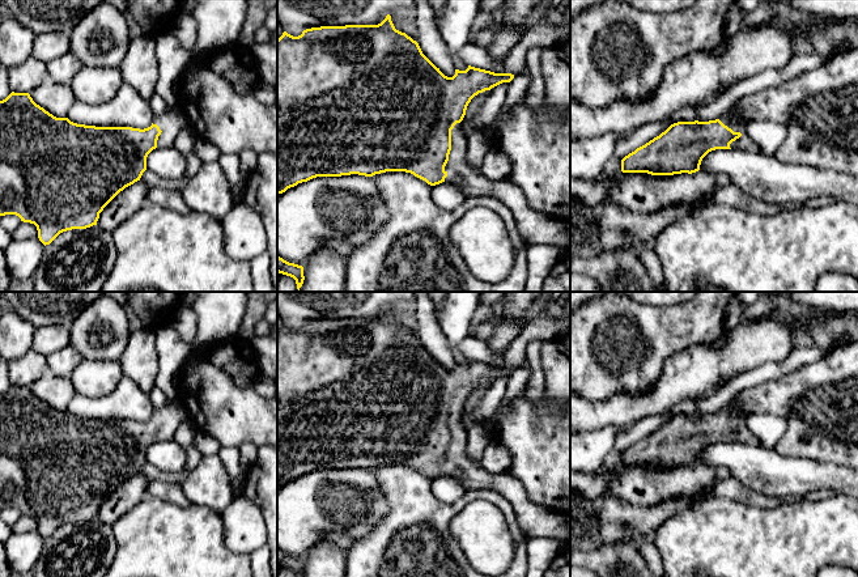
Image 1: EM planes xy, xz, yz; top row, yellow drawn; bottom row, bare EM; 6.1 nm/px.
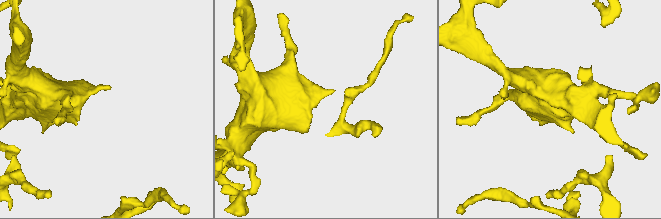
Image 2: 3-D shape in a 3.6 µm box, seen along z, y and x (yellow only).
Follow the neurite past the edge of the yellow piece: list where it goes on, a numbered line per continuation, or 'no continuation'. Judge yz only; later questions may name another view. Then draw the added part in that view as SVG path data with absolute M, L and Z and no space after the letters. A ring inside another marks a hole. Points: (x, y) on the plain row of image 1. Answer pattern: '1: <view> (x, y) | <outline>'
1: yz (730, 412) | M729 404L726 408L719 411L719 413L725 419L731 421L734 425L742 427L742 429L731 437L731 442L743 442L743 444L748 444L748 445L753 445L753 446L760 445L757 437L748 429L748 427L746 424L747 416L740 415L736 411L736 407L734 404Z

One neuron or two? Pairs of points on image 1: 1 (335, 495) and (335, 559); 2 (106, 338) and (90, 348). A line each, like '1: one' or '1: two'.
1: two
2: one

